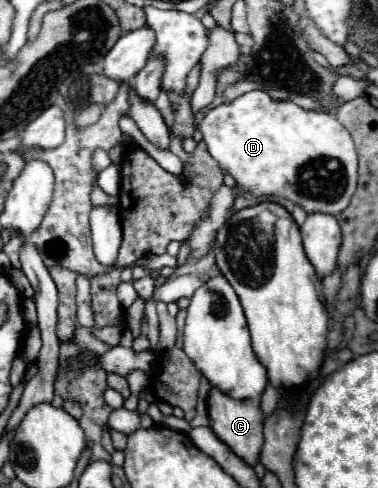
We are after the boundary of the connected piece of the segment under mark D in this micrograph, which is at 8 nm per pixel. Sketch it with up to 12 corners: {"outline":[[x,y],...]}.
{"outline":[[250,91],[200,131],[246,197],[338,215],[356,149],[332,113]]}

